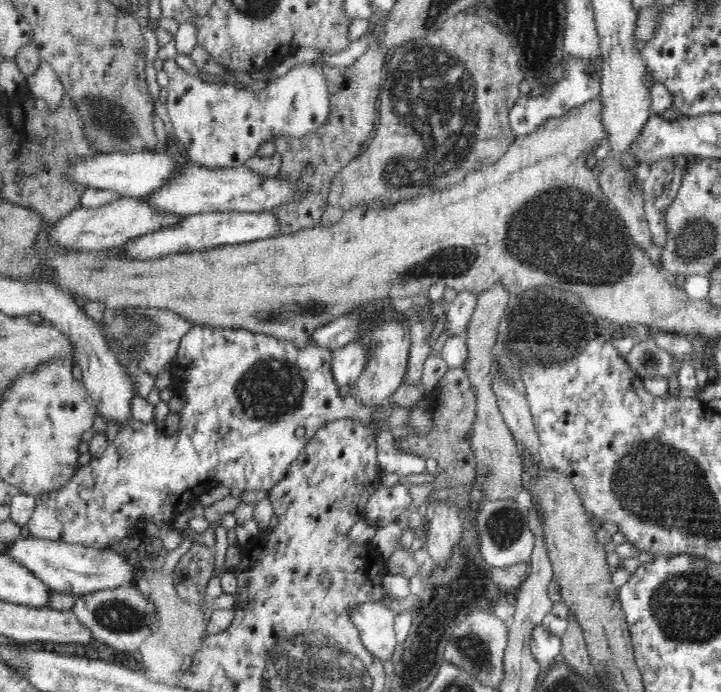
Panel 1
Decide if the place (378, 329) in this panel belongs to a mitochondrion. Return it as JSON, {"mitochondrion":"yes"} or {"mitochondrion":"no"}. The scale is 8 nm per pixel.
{"mitochondrion":"yes"}

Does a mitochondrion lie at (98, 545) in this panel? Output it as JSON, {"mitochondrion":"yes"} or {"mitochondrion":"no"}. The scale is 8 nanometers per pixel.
{"mitochondrion":"no"}

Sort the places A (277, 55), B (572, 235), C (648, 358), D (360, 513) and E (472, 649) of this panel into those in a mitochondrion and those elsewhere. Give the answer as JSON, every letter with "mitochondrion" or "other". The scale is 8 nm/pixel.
{"A":"other","B":"mitochondrion","C":"mitochondrion","D":"other","E":"mitochondrion"}

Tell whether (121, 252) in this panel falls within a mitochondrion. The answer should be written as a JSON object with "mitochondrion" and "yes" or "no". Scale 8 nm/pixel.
{"mitochondrion":"no"}

